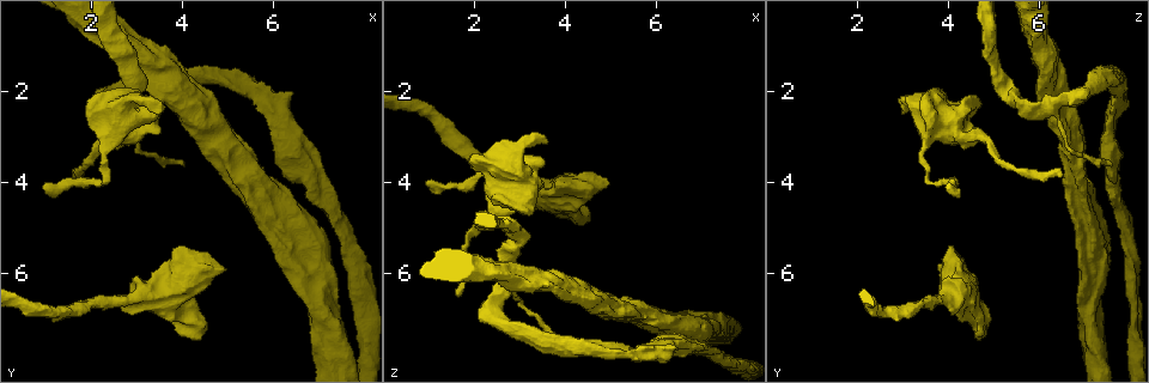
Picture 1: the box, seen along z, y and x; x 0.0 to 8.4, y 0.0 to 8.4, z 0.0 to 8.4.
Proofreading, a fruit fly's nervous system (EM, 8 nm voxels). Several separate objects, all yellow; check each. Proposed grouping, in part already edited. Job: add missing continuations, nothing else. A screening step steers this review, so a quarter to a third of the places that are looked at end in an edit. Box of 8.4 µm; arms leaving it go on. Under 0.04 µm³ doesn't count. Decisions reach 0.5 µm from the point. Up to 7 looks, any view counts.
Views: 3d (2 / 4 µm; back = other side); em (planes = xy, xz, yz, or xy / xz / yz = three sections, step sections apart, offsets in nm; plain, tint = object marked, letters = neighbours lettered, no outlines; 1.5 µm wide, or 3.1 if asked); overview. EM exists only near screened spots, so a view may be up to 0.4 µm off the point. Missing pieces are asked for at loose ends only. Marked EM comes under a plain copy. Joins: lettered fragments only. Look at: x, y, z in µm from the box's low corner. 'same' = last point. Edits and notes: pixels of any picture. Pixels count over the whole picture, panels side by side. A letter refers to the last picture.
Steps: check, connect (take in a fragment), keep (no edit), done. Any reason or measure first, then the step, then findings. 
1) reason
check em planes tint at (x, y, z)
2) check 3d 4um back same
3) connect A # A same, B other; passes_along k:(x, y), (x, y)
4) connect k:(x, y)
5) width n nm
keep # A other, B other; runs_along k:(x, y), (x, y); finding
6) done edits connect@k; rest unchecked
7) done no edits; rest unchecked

an open end
check 3d 4um at (4.75, 2.15, 6.60)

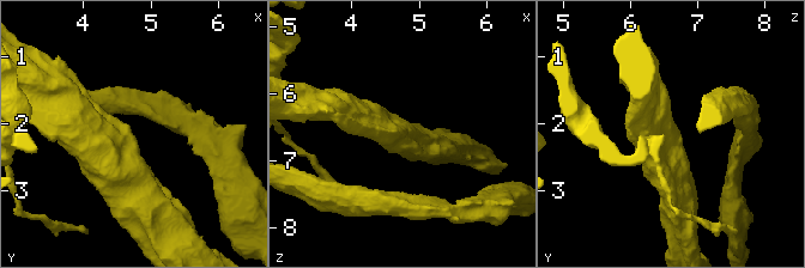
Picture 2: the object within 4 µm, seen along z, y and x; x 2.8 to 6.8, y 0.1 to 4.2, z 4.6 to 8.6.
now the EM
check em planes letters at (4.70, 2.15, 6.55)

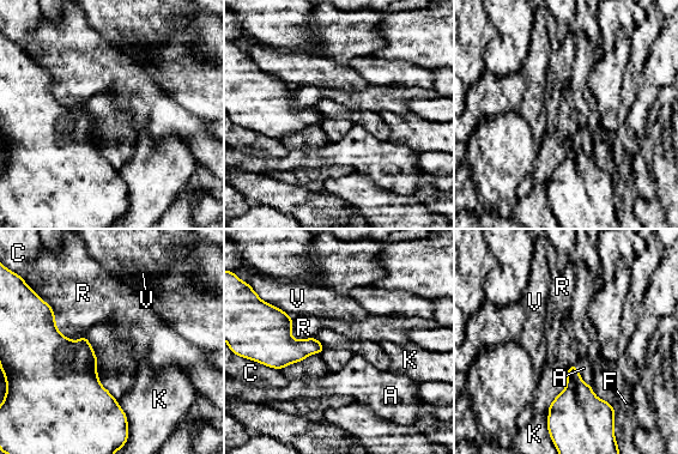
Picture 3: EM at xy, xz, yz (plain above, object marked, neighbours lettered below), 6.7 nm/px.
keep # A other, C other, F other, K other, R other, V other; border 3:(31, 289), (64, 336), (85, 336); no lettered fragment goes on from it

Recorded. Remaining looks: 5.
branch stops here
check em xz step 4 letters at (4.95, 5.95, 3.95)

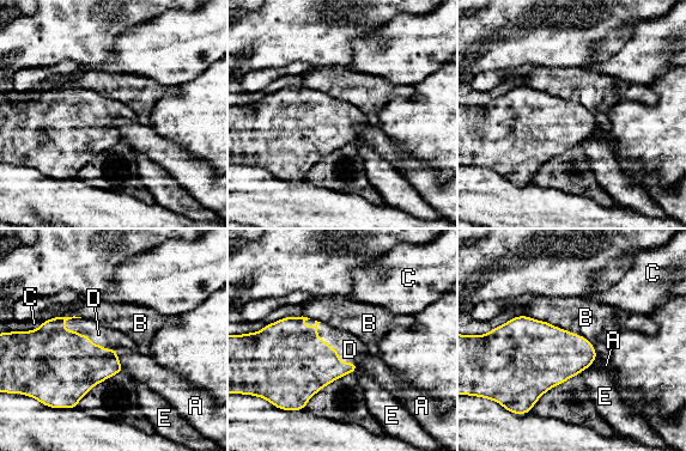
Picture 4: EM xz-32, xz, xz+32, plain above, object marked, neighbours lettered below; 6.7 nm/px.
another direction
check em planes letters same

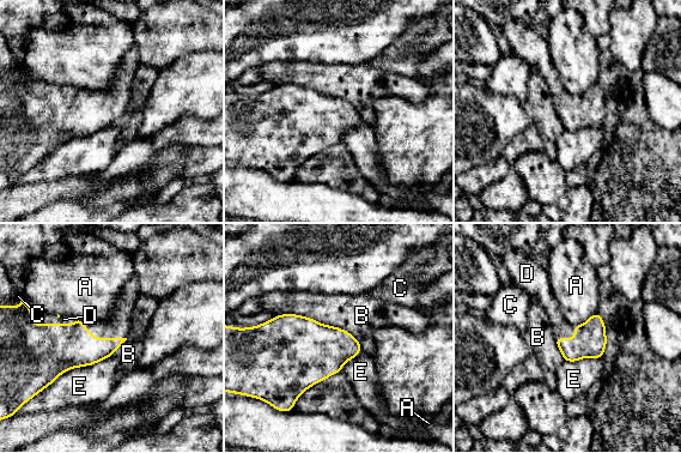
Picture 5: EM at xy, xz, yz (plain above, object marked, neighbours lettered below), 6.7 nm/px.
connect D # A other, B other, C other, D same, E other; passes_along 5:(66, 345), (102, 338), (119, 326); the neuron continues

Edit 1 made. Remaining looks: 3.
check em planes letters at (1.70, 3.80, 6.55)

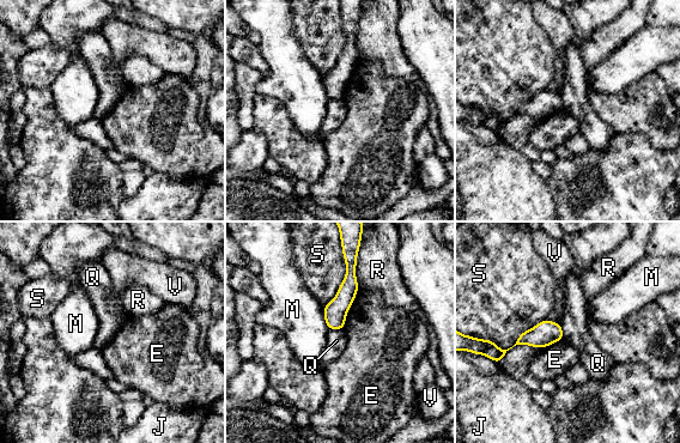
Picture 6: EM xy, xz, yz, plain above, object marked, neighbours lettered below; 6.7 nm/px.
keep # E other, J other, M other, Q other, R other, S other, V other; border 6:(559, 323), (564, 338); none of them fits

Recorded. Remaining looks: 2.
done edits connect@5; rest unchecked

